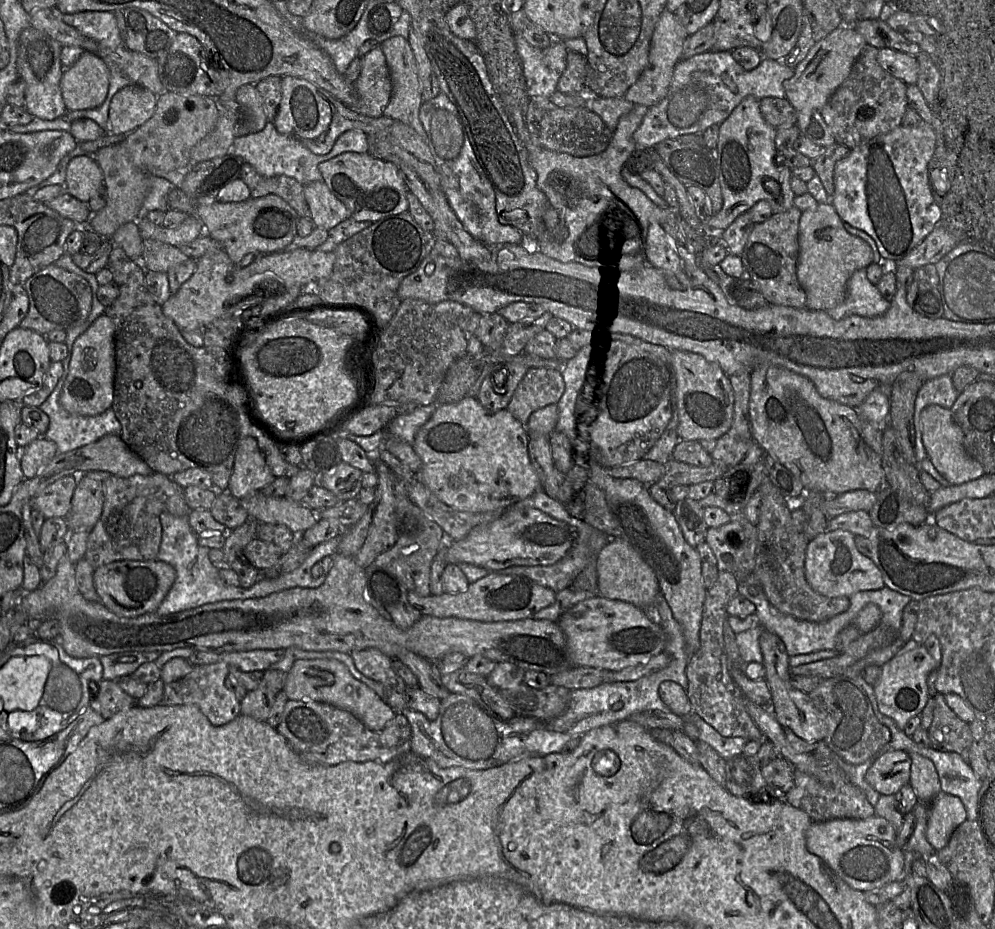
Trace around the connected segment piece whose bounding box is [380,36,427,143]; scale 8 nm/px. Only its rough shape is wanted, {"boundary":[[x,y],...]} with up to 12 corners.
{"boundary":[[402,36],[384,40],[392,81],[383,114],[410,126],[427,143],[417,63]]}

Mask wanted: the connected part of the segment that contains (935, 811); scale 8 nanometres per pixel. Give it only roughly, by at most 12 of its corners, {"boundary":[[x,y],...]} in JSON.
{"boundary":[[961,799],[932,802],[926,839],[939,851],[967,820]]}

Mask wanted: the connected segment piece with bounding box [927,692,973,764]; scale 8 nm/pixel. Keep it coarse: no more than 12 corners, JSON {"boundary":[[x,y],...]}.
{"boundary":[[939,692],[927,732],[932,749],[969,764],[970,726]]}

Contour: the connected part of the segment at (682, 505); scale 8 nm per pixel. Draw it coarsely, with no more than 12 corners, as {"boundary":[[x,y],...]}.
{"boundary":[[687,497],[673,512],[684,538],[694,548],[706,542],[704,509]]}

